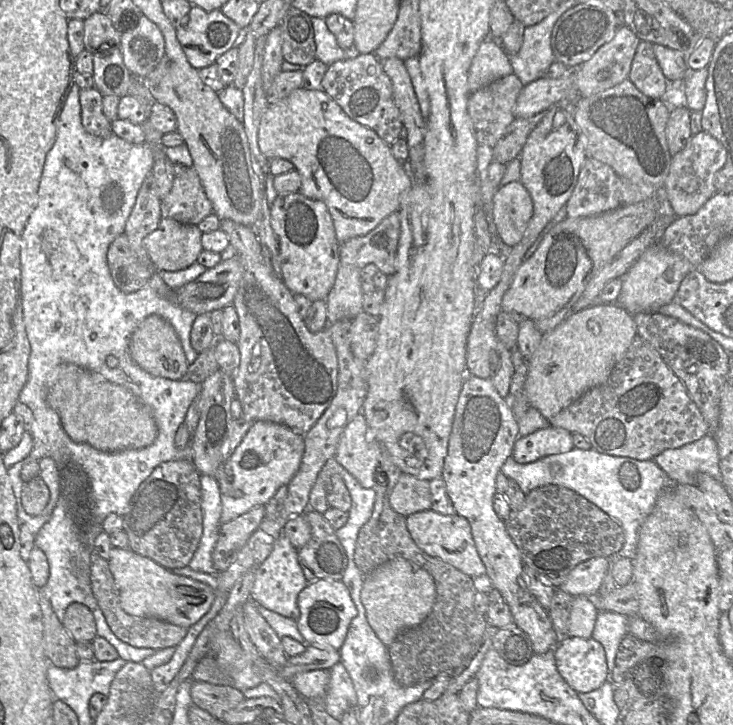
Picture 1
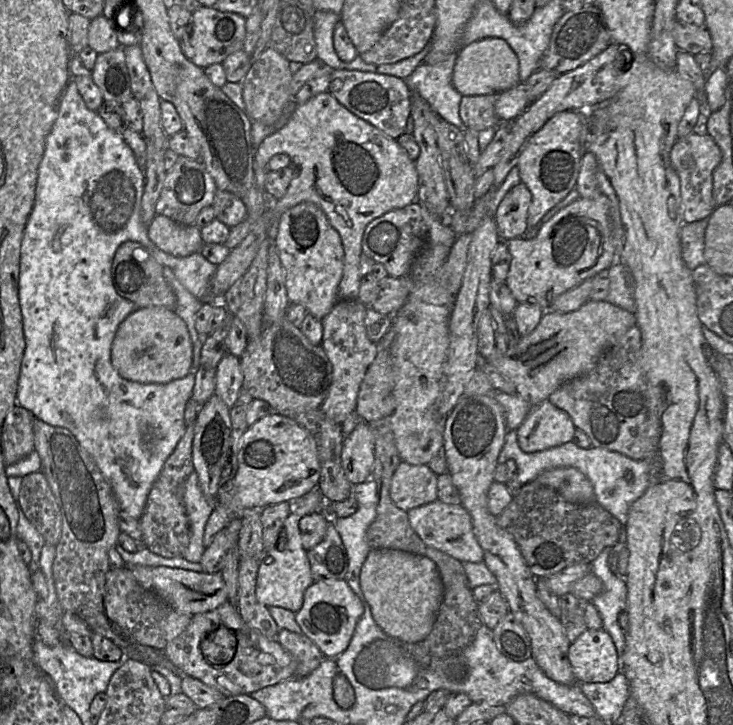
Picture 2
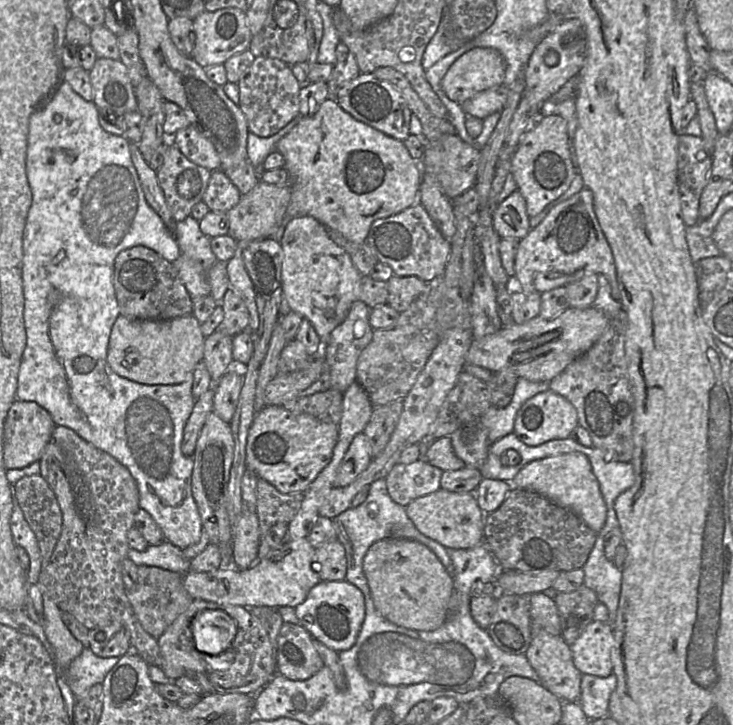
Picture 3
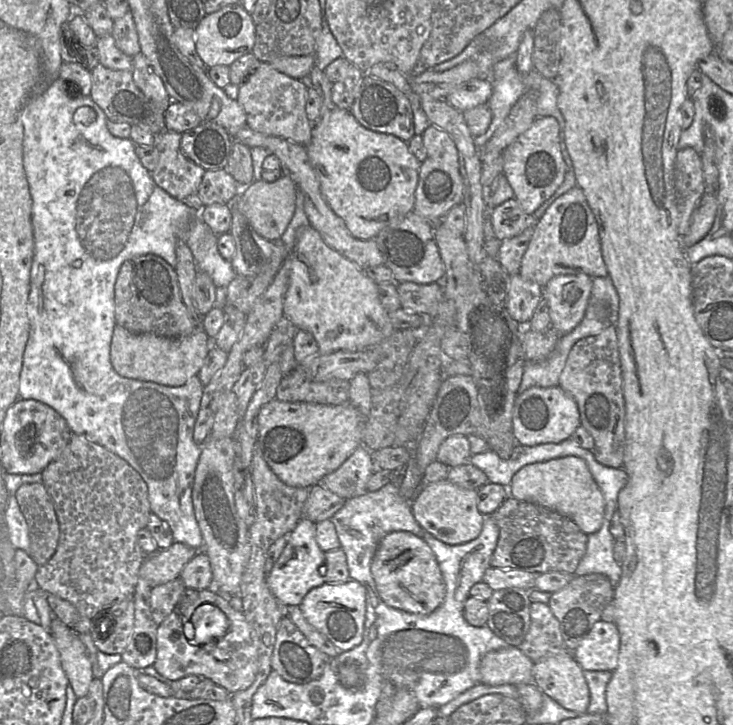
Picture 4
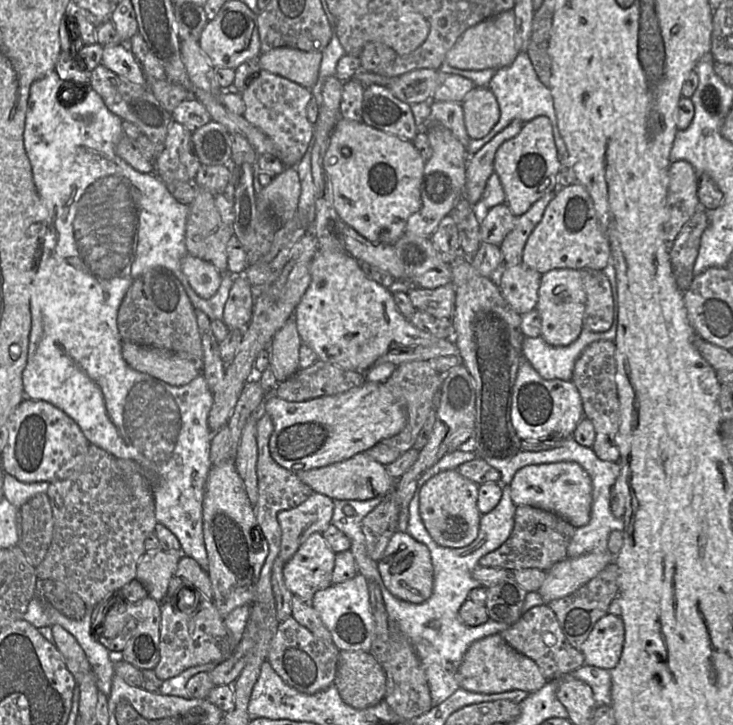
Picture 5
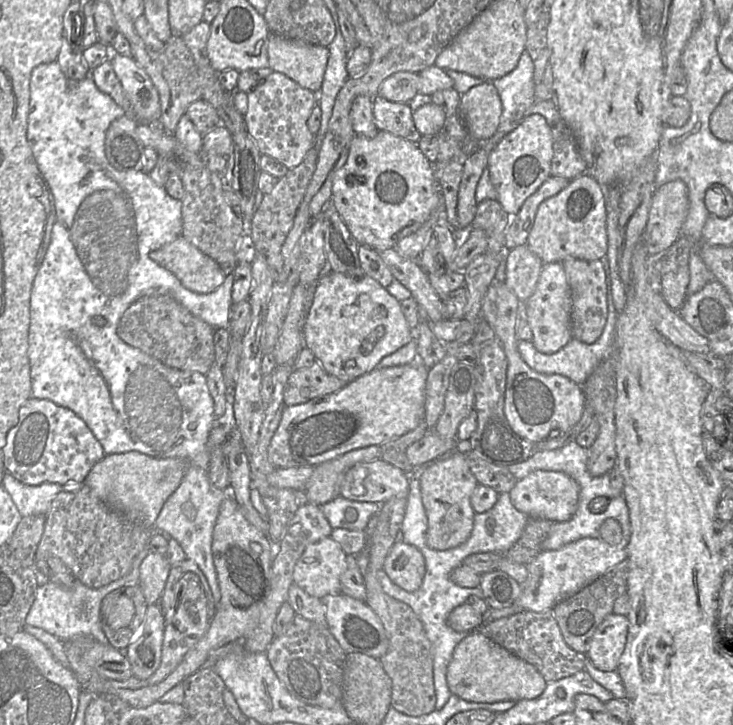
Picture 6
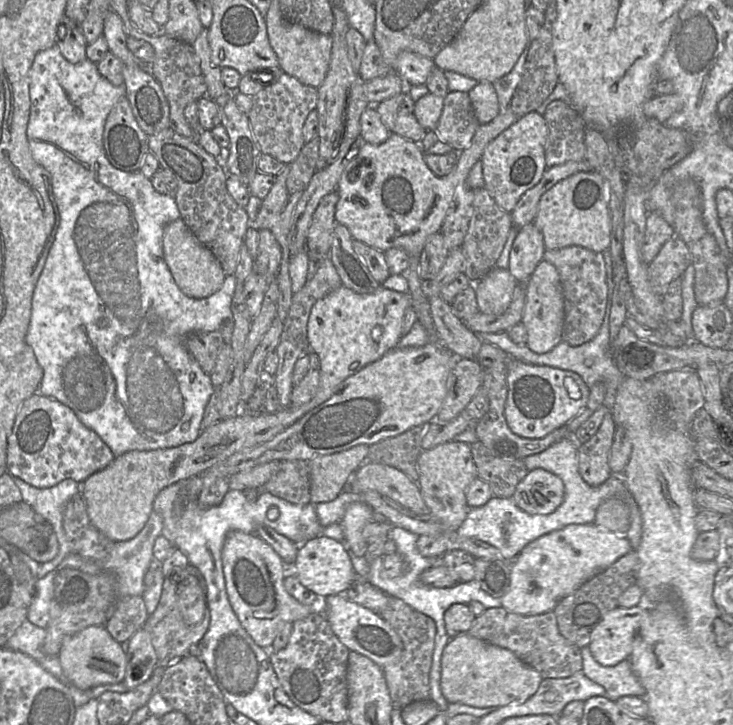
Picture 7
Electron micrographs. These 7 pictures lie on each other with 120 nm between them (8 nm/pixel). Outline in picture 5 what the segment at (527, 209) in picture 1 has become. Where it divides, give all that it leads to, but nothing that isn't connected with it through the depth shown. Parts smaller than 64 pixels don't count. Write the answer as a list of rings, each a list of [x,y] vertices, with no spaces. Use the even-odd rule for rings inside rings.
[[[506,203],[499,204],[484,213],[480,219],[480,241],[499,246],[516,223],[517,217],[512,214]]]

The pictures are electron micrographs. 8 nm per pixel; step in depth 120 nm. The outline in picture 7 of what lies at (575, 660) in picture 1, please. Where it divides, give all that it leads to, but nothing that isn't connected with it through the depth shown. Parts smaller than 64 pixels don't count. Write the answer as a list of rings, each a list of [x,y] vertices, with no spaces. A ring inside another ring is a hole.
[[[636,605],[631,608],[617,607],[608,612],[592,633],[589,649],[594,659],[602,666],[615,666],[629,659],[633,642],[643,620],[645,609]]]

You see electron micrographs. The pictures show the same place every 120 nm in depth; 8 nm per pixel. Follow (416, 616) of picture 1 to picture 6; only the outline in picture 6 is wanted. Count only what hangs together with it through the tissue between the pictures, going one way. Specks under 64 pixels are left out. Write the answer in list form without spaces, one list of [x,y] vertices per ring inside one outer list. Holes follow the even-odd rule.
[[[403,541],[393,544],[382,569],[395,585],[407,592],[417,591],[426,573],[425,559],[421,551]]]

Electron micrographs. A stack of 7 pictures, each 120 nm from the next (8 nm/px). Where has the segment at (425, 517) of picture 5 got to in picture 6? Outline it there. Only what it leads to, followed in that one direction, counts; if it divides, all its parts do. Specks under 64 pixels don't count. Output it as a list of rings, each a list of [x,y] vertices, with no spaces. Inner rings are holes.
[[[454,451],[433,461],[421,471],[419,481],[428,520],[427,545],[443,551],[466,542],[471,535],[476,514],[471,505],[471,498],[478,486],[475,476],[469,469],[467,455]]]

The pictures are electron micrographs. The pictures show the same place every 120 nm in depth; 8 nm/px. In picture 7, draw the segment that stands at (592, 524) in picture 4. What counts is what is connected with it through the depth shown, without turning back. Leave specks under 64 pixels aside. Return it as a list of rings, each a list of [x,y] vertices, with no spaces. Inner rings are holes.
[[[538,468],[529,471],[512,496],[515,504],[528,514],[553,513],[564,499],[564,484],[555,474]]]

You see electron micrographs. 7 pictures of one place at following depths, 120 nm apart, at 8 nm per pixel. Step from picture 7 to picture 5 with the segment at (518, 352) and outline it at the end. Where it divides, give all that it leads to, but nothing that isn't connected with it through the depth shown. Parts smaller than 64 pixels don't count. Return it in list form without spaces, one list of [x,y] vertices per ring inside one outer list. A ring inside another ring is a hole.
[[[609,263],[603,270],[603,274],[607,277],[613,296],[613,322],[609,330],[602,333],[582,329],[579,337],[568,346],[554,347],[544,341],[543,338],[524,338],[522,343],[522,354],[525,359],[531,364],[536,372],[545,380],[560,379],[563,381],[572,381],[573,369],[576,360],[580,357],[584,349],[591,343],[599,340],[614,341],[616,337],[617,318],[618,318],[618,292],[616,286],[615,268],[612,263]]]

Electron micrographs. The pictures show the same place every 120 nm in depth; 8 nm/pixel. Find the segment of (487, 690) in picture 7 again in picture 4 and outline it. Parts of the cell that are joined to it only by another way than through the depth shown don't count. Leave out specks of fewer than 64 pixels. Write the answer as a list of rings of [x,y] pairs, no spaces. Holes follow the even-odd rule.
[[[517,647],[490,651],[479,664],[480,683],[489,686],[534,684],[534,662]]]

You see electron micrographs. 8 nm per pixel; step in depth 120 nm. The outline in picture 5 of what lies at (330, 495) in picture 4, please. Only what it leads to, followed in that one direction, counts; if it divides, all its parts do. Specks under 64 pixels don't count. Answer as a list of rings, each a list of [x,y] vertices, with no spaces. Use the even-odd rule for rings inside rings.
[[[314,492],[296,508],[278,513],[281,545],[278,557],[285,564],[313,533],[323,533],[331,524],[334,500]]]

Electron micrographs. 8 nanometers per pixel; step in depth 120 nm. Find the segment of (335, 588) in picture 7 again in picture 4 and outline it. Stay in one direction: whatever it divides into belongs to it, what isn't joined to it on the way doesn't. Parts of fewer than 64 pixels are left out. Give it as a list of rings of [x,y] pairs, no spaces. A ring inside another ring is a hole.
[[[302,517],[287,536],[287,545],[270,573],[267,574],[266,583],[280,604],[299,606],[311,589],[326,583],[319,569],[324,566],[324,563],[325,552],[321,550],[316,541],[316,524]]]

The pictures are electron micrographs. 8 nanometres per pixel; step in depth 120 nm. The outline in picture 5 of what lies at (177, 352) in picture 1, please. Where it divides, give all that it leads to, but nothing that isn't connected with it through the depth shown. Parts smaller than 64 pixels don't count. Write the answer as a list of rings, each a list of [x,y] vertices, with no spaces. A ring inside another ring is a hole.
[[[123,342],[122,356],[132,369],[171,386],[184,386],[201,374],[195,361],[162,349]]]

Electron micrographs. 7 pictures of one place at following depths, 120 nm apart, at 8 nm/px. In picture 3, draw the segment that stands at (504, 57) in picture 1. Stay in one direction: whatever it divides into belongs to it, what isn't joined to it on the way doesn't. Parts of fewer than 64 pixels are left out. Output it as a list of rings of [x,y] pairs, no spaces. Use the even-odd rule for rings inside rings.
[[[475,47],[453,62],[441,87],[451,100],[463,103],[482,91],[504,84],[505,71],[506,61],[499,51]]]

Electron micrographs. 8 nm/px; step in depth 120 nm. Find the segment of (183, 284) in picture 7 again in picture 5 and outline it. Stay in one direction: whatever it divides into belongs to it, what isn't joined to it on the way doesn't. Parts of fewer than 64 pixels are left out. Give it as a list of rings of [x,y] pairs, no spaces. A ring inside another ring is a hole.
[[[190,254],[182,258],[181,269],[187,277],[190,287],[203,299],[212,298],[221,285],[222,274],[217,268]]]

